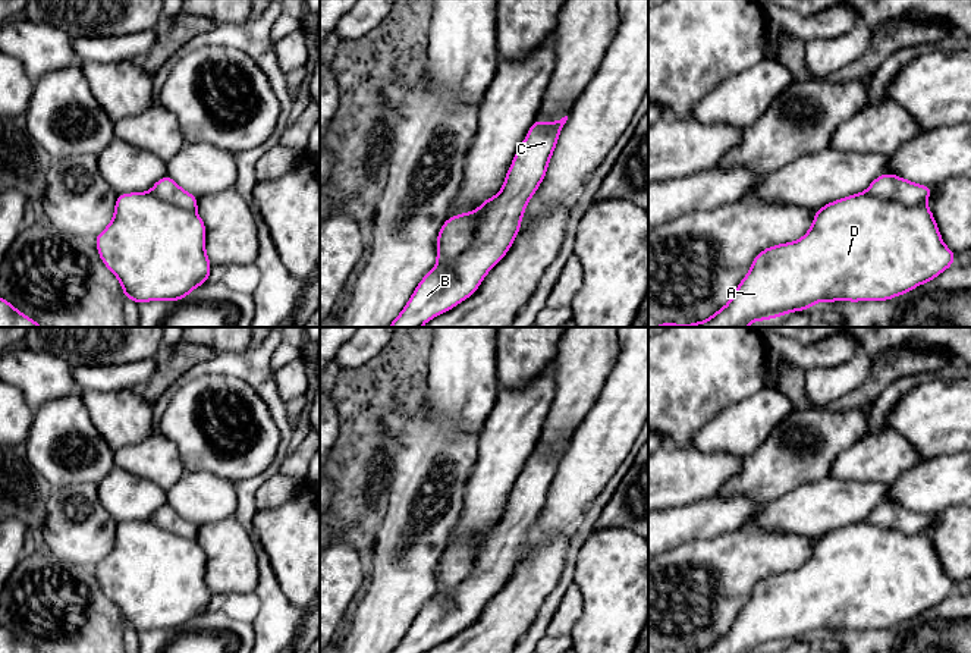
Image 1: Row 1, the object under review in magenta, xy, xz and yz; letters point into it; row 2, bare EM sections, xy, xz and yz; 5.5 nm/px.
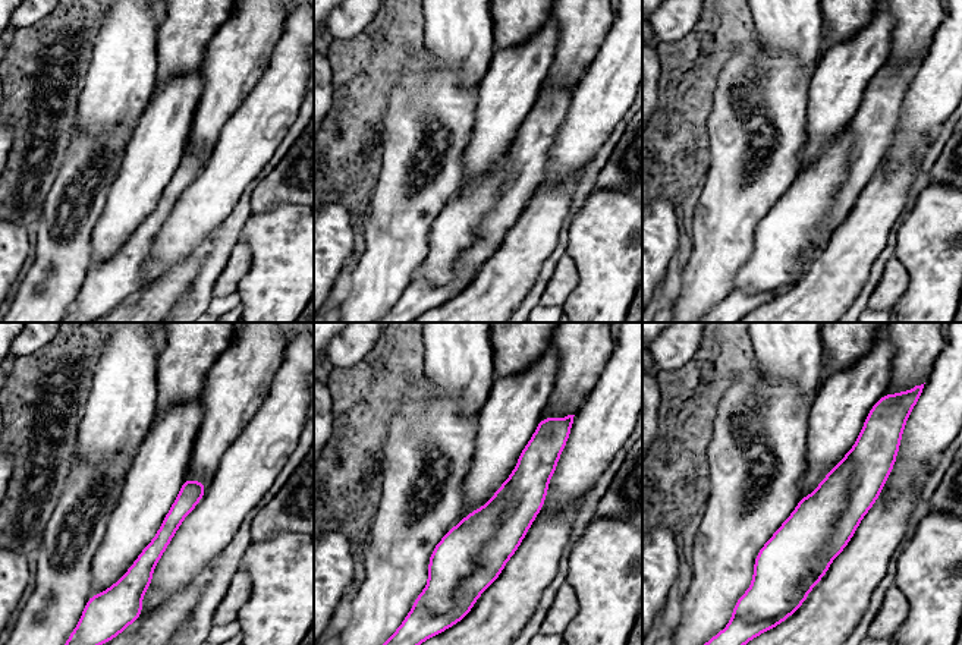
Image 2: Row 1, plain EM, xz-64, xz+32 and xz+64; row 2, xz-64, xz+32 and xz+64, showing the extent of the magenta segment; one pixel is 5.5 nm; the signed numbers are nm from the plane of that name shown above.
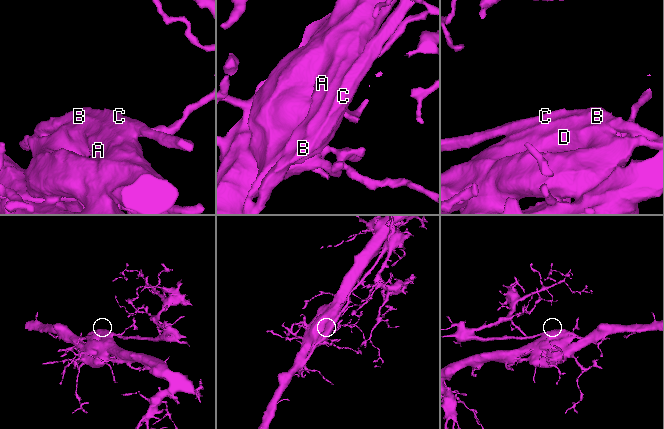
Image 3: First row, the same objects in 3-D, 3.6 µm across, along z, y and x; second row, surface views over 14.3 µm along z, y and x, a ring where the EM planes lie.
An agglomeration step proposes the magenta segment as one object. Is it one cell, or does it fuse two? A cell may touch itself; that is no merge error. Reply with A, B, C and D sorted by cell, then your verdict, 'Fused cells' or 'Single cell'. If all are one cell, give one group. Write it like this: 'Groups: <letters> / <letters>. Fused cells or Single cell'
Groups: A B C D. Single cell

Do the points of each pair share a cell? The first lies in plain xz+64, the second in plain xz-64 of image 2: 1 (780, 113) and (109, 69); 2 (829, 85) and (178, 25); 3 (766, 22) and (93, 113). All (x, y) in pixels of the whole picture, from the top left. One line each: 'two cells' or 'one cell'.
1: two cells
2: two cells
3: one cell

